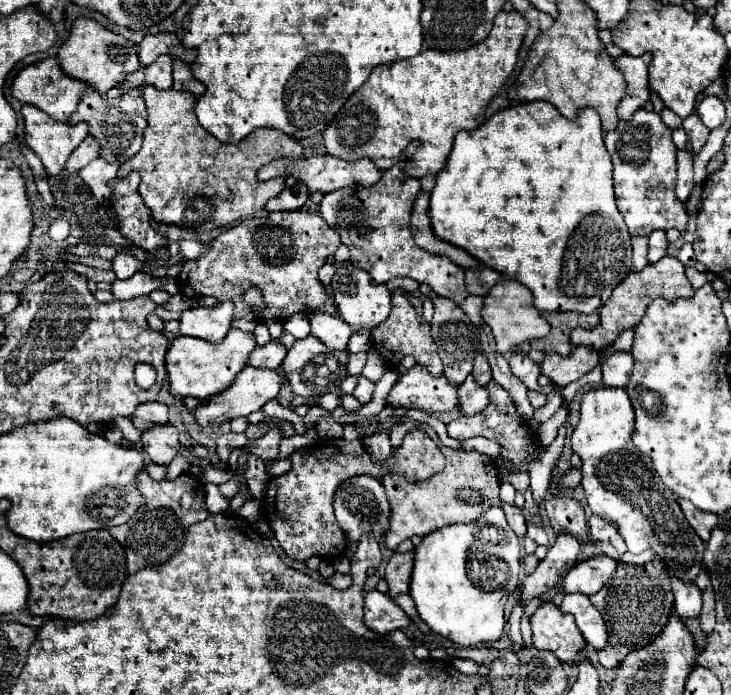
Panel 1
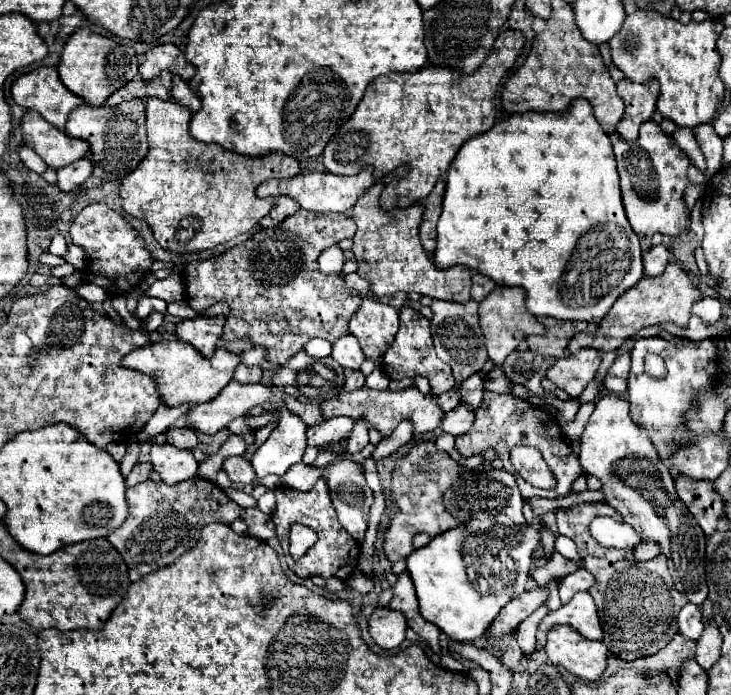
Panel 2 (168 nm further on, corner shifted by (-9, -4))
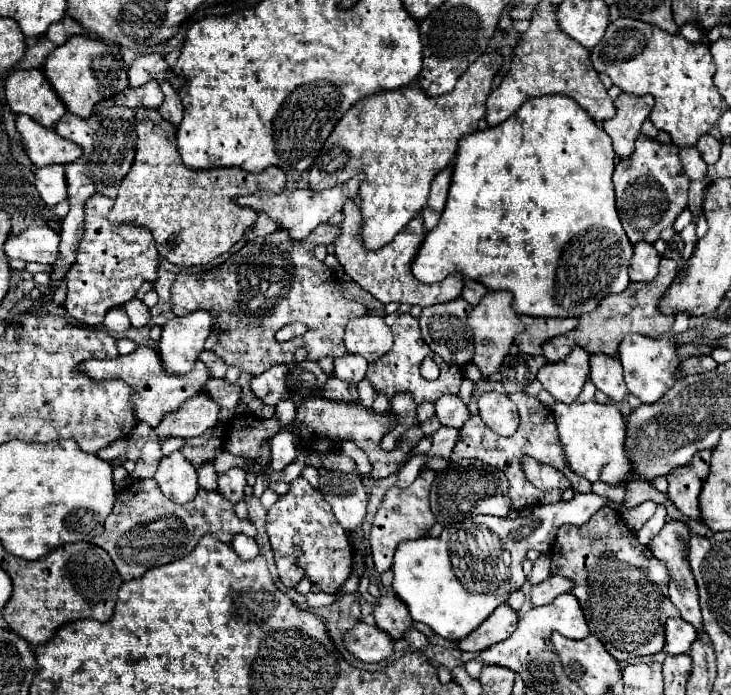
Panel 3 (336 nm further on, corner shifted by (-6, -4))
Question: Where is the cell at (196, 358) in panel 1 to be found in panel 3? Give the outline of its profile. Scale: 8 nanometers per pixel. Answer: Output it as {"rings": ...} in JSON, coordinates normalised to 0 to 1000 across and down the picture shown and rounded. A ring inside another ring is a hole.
{"rings":[[[187,499],[182,508],[152,517],[152,519],[135,519],[135,517],[114,519],[108,534],[116,537],[122,545],[133,545],[133,548],[166,545],[168,551],[174,551],[179,557],[179,563],[182,563],[179,586],[185,588],[185,600],[190,606],[204,609],[207,614],[215,614],[226,594],[242,591],[256,574],[261,574],[264,568],[272,568],[278,551],[286,545],[283,528],[275,519],[269,519],[267,528],[256,540],[248,540],[248,542],[228,540],[223,534],[223,525],[220,525],[220,517],[218,517],[215,505],[204,502],[204,499]]]}

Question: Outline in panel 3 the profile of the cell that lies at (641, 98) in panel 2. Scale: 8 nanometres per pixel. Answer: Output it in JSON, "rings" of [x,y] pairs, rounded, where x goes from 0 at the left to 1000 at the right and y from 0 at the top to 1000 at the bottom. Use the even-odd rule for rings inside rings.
{"rings":[[[850,134],[841,142],[841,168],[825,174],[828,191],[839,200],[839,214],[847,229],[863,226],[869,217],[869,200],[877,191],[877,177],[888,168],[893,157],[893,140],[863,140],[858,134]]]}

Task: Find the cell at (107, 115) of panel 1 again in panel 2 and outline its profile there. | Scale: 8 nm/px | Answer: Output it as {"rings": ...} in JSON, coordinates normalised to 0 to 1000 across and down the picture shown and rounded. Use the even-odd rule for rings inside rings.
{"rings":[[[178,142],[164,151],[109,151],[98,160],[93,177],[90,177],[90,191],[96,197],[107,197],[123,206],[123,217],[118,220],[120,229],[129,232],[129,252],[140,255],[142,260],[164,263],[178,246],[183,246],[192,232],[202,220],[202,206],[200,206],[200,151],[194,142]]]}

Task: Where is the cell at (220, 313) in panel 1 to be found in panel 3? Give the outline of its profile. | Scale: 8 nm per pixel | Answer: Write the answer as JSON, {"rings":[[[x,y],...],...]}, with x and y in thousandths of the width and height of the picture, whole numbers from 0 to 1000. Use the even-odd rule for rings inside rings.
{"rings":[[[264,447],[253,456],[228,459],[220,468],[218,514],[228,537],[259,537],[278,496],[289,479],[289,453],[283,447]]]}

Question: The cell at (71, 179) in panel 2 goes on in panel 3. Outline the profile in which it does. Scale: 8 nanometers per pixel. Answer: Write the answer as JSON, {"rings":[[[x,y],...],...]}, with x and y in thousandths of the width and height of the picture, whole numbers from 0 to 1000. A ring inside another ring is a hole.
{"rings":[[[64,237],[48,246],[48,269],[64,295],[92,286],[92,260],[86,237]]]}

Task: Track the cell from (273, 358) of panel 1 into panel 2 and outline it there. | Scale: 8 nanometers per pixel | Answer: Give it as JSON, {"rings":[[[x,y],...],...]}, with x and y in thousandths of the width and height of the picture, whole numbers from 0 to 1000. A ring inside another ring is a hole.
{"rings":[[[326,525],[323,537],[320,537],[320,545],[328,548],[328,551],[350,551],[350,548],[358,545],[358,540],[361,540],[361,531],[356,525],[345,525],[345,528]]]}

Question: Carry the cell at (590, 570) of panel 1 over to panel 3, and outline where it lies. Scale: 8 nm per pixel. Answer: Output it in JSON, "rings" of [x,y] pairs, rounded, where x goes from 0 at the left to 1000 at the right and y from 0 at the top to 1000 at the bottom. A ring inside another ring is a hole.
{"rings":[[[751,830],[746,836],[740,836],[737,842],[726,842],[726,871],[737,873],[737,871],[751,871],[756,868],[759,856],[767,856],[767,853],[776,853],[781,850],[784,839],[778,833],[770,833],[770,830]]]}

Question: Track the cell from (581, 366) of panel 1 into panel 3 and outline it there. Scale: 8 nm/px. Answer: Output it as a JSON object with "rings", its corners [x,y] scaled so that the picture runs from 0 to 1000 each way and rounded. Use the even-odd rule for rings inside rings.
{"rings":[[[787,499],[773,517],[762,522],[748,522],[737,531],[735,548],[740,548],[743,560],[751,563],[759,577],[781,583],[798,554],[806,545],[806,508],[795,499]]]}

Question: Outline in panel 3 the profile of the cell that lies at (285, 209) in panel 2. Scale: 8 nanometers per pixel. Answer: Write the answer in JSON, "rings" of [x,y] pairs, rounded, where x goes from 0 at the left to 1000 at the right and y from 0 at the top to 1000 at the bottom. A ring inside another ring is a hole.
{"rings":[[[354,306],[354,312],[352,312],[352,318],[349,318],[349,324],[343,327],[343,329],[338,329],[335,332],[335,341],[338,341],[338,347],[346,347],[349,341],[360,341],[360,338],[368,338],[368,335],[373,335],[373,332],[379,332],[382,327],[379,327],[379,321],[376,318],[371,318],[368,312],[363,312],[360,306]]]}

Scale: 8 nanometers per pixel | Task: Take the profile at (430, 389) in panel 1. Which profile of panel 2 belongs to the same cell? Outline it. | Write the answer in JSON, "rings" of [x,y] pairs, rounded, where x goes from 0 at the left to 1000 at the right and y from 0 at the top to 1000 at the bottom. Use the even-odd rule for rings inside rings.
{"rings":[[[555,557],[547,563],[512,563],[512,560],[484,560],[484,563],[471,563],[465,568],[460,568],[457,574],[440,577],[440,594],[446,603],[460,600],[460,597],[476,597],[482,603],[490,600],[501,600],[503,603],[503,614],[517,617],[525,629],[531,629],[542,612],[553,603],[561,603],[566,609],[566,623],[580,623],[580,620],[594,620],[596,614],[602,614],[605,609],[605,597],[607,591],[599,583],[599,571],[591,565],[577,565],[572,557]]]}

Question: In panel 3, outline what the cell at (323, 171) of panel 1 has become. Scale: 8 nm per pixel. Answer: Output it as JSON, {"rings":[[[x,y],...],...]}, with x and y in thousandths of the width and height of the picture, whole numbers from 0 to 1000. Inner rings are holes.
{"rings":[[[491,249],[480,260],[464,266],[464,269],[456,269],[456,272],[445,272],[445,275],[425,275],[425,272],[401,272],[401,275],[393,275],[390,272],[382,281],[371,281],[365,275],[354,275],[354,278],[346,278],[346,281],[338,281],[338,283],[327,283],[324,295],[343,298],[352,306],[354,304],[365,306],[371,312],[371,318],[376,318],[382,324],[382,329],[395,335],[395,341],[401,347],[415,347],[434,324],[447,321],[447,315],[453,309],[466,304],[469,292],[475,286],[486,286],[488,283],[488,275],[491,275],[491,266],[494,266],[497,258],[499,258],[499,252]]]}

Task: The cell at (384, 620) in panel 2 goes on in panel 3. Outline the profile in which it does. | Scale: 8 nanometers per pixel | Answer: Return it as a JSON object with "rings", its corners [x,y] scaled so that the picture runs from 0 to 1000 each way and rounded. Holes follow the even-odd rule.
{"rings":[[[491,894],[480,908],[469,911],[472,934],[497,954],[518,954],[538,940],[538,922],[513,899]]]}

